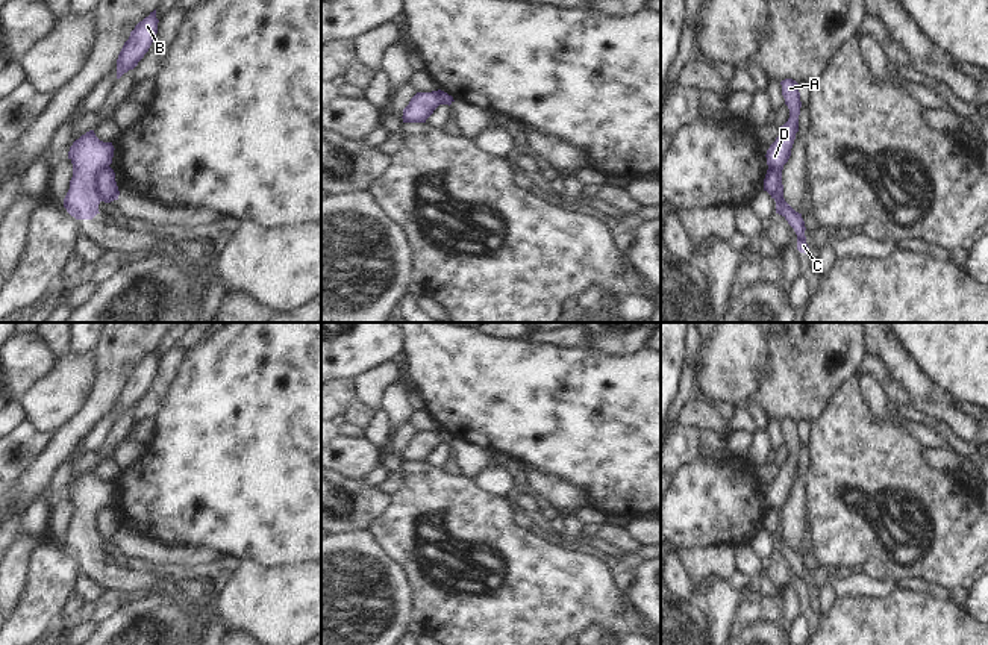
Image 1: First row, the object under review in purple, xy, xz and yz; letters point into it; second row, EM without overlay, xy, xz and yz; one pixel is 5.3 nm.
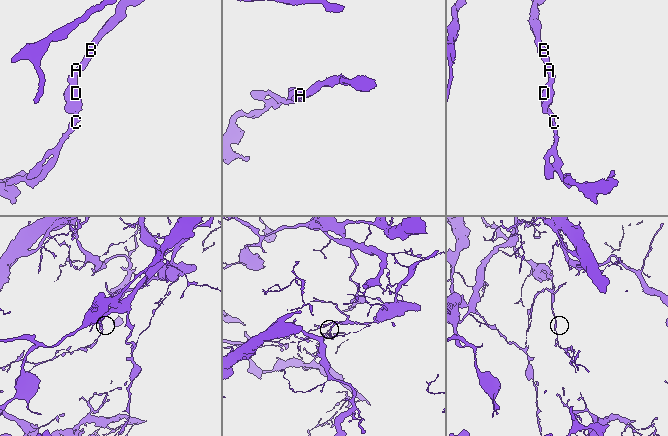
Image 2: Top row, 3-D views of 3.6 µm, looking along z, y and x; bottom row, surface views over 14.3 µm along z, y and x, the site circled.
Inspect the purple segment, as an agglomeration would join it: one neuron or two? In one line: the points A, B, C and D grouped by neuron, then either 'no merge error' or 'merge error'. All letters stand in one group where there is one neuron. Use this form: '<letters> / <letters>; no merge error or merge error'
A B D / C; merge error

